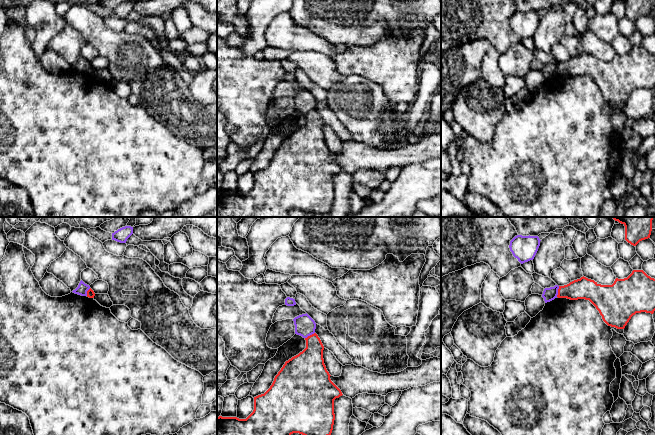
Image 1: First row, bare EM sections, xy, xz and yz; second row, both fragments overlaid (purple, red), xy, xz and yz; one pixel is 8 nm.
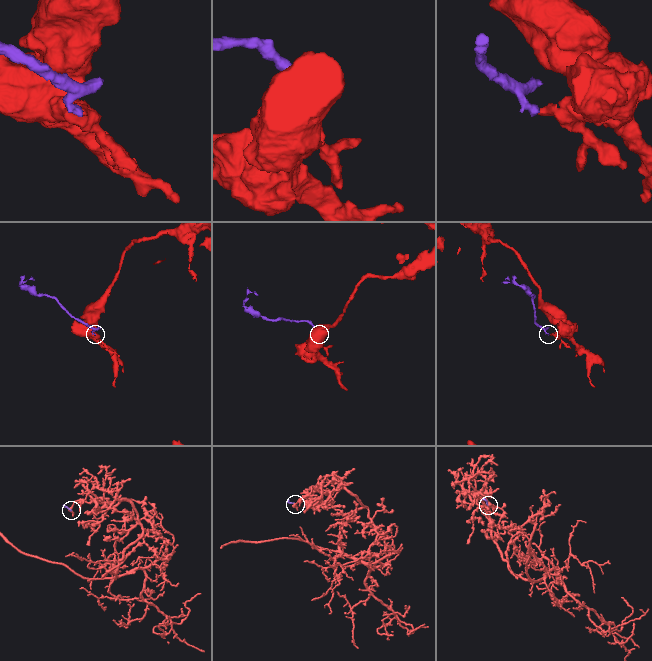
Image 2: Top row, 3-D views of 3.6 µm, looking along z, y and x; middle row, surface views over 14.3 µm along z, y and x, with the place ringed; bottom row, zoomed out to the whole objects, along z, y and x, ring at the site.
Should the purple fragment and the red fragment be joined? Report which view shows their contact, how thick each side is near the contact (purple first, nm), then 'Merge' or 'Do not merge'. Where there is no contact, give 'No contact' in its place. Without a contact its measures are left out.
Touches purple in yz. Thickness 110 nm (purple) against 170 nm. Do not merge

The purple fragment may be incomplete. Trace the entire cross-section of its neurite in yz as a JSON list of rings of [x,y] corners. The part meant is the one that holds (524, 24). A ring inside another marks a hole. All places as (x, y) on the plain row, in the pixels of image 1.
[[[517,11],[510,17],[510,27],[518,37],[523,40],[533,36],[540,22],[538,12]]]

